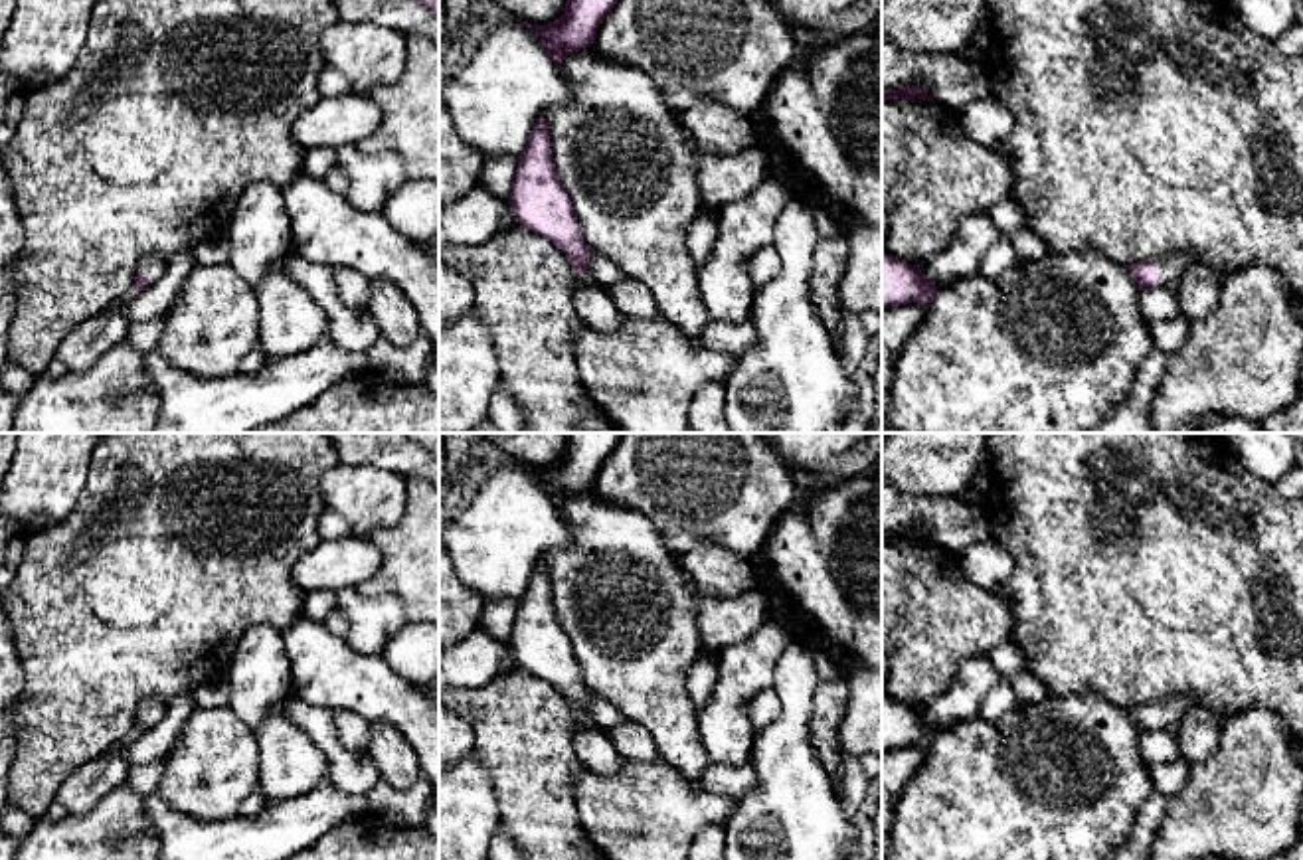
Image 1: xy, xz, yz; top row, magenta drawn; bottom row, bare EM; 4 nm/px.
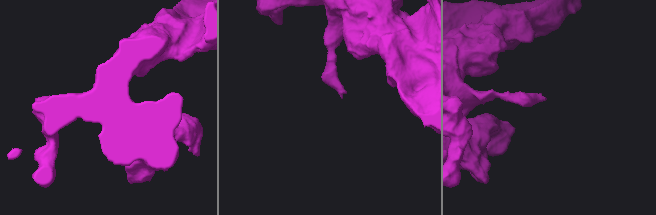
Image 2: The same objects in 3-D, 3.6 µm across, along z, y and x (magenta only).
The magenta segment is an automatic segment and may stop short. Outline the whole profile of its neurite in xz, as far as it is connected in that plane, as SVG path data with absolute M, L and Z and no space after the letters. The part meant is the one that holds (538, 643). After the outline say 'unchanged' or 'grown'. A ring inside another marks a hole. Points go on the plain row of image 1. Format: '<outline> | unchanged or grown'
M540 556L508 641L516 662L562 692L583 724L593 698L575 662L571 645L552 605L548 563Z | unchanged

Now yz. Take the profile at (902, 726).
M882 696L882 753L908 745L929 747L937 730L927 724L919 708L904 706Z | unchanged

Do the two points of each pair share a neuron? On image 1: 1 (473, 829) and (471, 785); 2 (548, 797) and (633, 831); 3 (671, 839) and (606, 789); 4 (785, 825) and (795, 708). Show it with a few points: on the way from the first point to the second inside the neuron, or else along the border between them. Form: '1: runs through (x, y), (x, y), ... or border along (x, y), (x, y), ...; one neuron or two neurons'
1: runs through (471, 819), (471, 795); one neuron
2: border along (586, 770), (576, 781), (574, 805), (590, 839); two neurons
3: runs through (655, 823), (633, 817), (621, 805); one neuron
4: runs through (789, 795), (789, 738); one neuron

